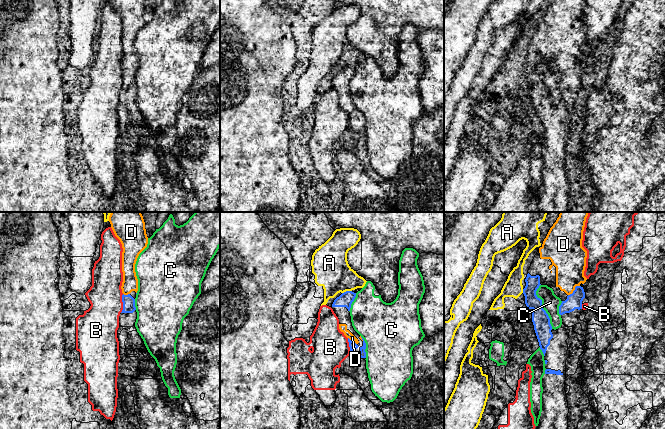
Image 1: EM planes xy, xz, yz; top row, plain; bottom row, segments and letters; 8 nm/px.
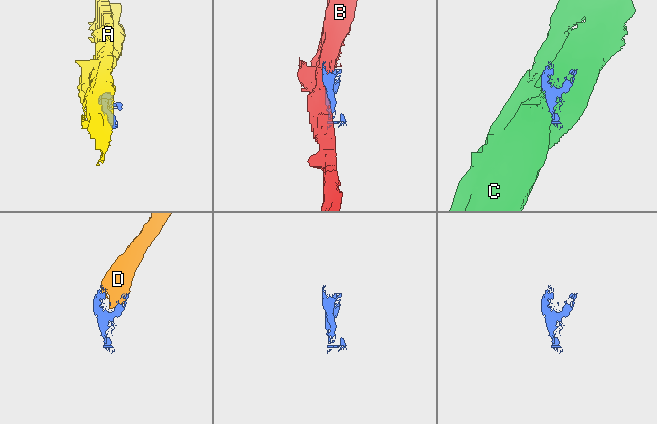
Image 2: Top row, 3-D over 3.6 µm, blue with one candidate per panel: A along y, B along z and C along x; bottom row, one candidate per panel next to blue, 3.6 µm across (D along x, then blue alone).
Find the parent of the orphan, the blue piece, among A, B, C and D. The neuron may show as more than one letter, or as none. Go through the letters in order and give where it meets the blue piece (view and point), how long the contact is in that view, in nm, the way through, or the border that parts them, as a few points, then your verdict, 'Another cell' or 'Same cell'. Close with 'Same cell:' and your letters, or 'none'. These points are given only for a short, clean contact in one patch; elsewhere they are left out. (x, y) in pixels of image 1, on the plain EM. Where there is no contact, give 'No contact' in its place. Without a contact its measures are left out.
A: Touches blue at xz (346, 67). Shared border 80 nm. Boundary: xz (351, 66), (346, 66), (342, 69). Another cell
B: Touches blue at xy (123, 79). Shared border 150 nm. Another cell
C: Touches blue at yz (542, 82). Shared border 380 nm. Another cell
D: Touches blue at yz (574, 66). Shared border 130 nm. Same cell
Same cell: D

